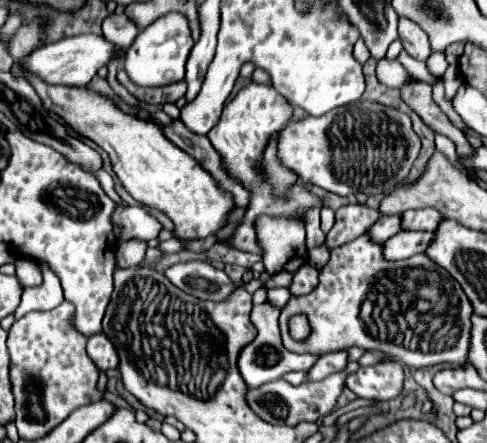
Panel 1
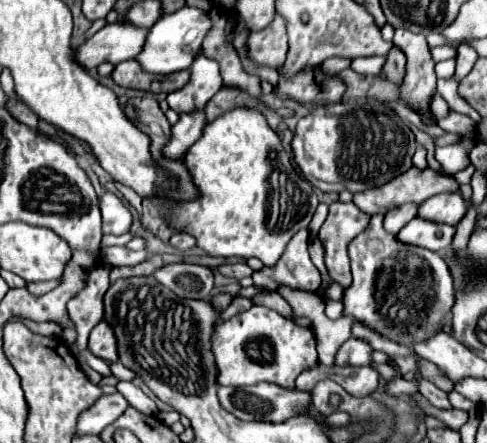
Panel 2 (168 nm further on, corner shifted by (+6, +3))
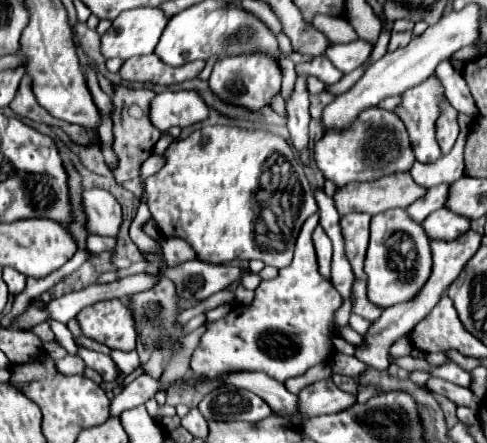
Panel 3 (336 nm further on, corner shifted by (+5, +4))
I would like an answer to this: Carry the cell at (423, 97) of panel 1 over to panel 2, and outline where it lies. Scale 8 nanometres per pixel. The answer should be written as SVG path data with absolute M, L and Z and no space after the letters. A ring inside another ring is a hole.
M394 47L386 57L386 65L384 65L382 73L388 81L400 85L400 81L404 79L404 69L406 69L406 55L398 47Z

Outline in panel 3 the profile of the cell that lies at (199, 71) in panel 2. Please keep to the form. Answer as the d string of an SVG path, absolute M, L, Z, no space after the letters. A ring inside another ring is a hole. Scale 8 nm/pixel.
M167 90L167 92L157 94L151 100L149 118L157 130L165 132L173 126L187 128L187 126L207 120L209 108L197 92L181 90L179 94L169 94L169 90Z

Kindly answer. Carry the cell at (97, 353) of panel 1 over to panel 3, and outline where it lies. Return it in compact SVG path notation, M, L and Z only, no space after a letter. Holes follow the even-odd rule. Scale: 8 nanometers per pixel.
M113 298L87 306L77 314L77 322L87 338L97 340L111 350L135 350L137 328L133 324L129 306L125 306L121 300Z

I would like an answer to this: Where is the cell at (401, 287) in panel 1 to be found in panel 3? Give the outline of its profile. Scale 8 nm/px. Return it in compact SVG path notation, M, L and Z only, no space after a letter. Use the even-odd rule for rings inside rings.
M395 208L371 218L371 242L365 258L365 272L369 300L381 308L407 302L423 288L431 272L429 238L421 224L409 220L405 210Z

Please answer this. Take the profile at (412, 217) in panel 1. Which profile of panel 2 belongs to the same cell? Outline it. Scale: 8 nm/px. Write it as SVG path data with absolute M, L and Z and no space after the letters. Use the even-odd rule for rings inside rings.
M442 193L434 195L428 201L418 205L418 217L428 221L444 221L448 225L456 225L468 209L468 203L460 193Z

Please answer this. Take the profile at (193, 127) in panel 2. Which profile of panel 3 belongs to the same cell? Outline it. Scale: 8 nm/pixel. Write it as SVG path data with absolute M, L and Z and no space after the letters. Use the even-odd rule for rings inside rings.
M149 156L145 160L145 164L141 164L139 168L139 180L141 180L141 186L143 186L143 196L141 196L141 202L145 202L145 180L153 174L157 174L157 170L161 170L165 164L165 158L163 156Z

